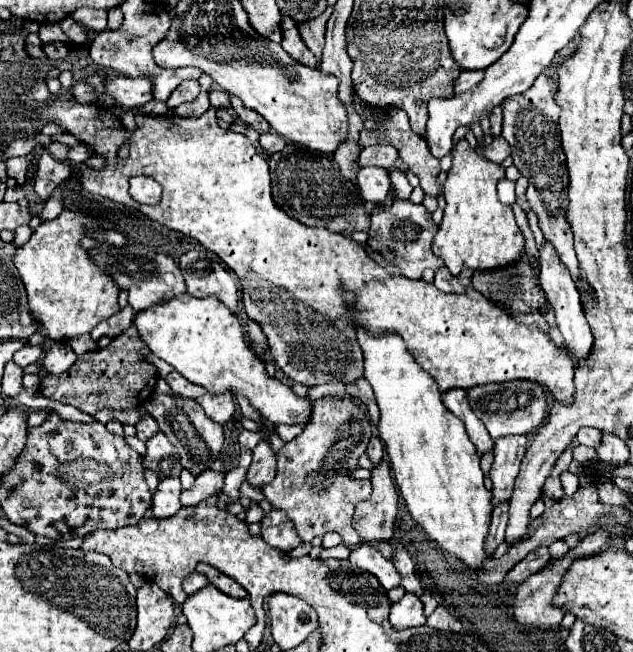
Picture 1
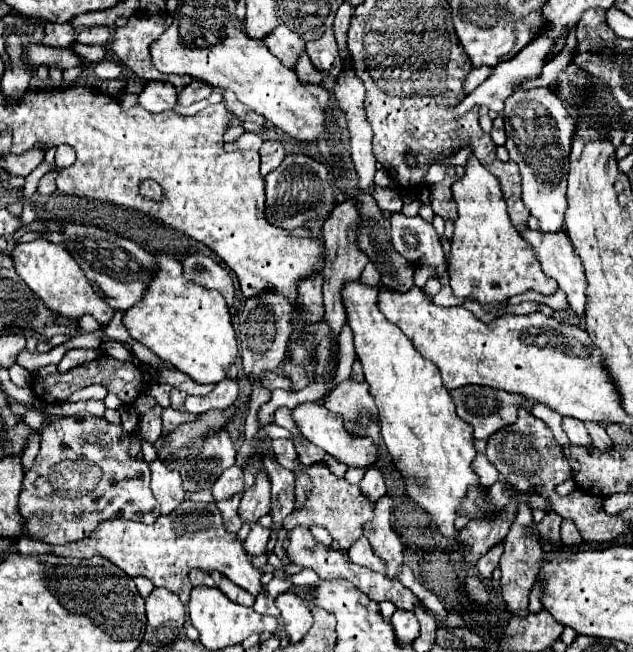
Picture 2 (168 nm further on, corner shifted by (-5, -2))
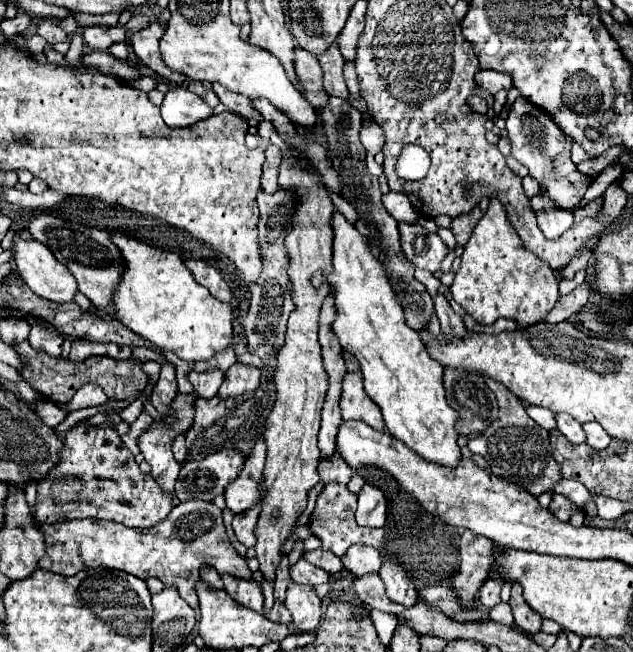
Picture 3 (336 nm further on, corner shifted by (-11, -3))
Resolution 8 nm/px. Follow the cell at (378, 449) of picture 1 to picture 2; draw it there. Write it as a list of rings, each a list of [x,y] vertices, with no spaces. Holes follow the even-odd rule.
[[[371,466],[369,470],[365,470],[365,476],[363,476],[363,480],[359,482],[359,486],[361,486],[361,494],[363,494],[367,500],[371,500],[373,504],[387,494],[385,480],[383,480],[383,474],[381,474],[379,466]]]

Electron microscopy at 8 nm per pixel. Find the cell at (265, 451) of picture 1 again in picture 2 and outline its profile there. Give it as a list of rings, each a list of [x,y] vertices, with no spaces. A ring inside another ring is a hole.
[[[257,474],[257,480],[251,488],[245,490],[241,504],[239,504],[239,516],[245,524],[255,524],[261,516],[269,512],[271,506],[271,482],[267,474]]]

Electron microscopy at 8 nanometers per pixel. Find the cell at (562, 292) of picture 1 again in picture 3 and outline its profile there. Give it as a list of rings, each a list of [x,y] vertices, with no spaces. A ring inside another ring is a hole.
[[[535,195],[531,197],[531,207],[537,213],[539,219],[539,229],[547,239],[557,239],[561,237],[571,225],[573,225],[573,215],[565,209],[557,209],[547,197]]]

